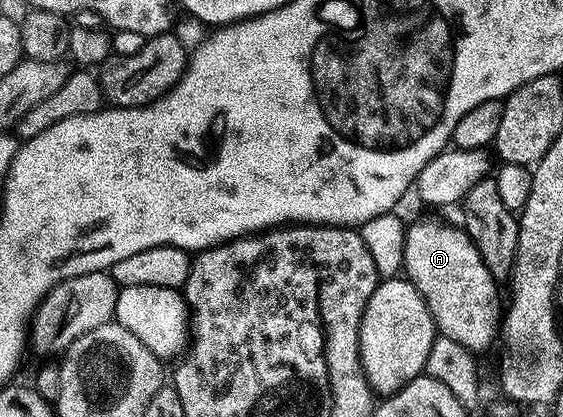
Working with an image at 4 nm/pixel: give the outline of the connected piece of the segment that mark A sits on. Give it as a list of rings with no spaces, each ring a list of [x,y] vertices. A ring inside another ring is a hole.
[[[419,221],[408,228],[405,239],[405,259],[403,268],[406,280],[412,281],[417,291],[425,299],[435,328],[440,334],[472,351],[480,351],[491,341],[491,336],[501,329],[501,301],[499,305],[499,289],[497,278],[485,267],[477,247],[471,241],[467,230],[458,224],[446,225],[443,221]]]

